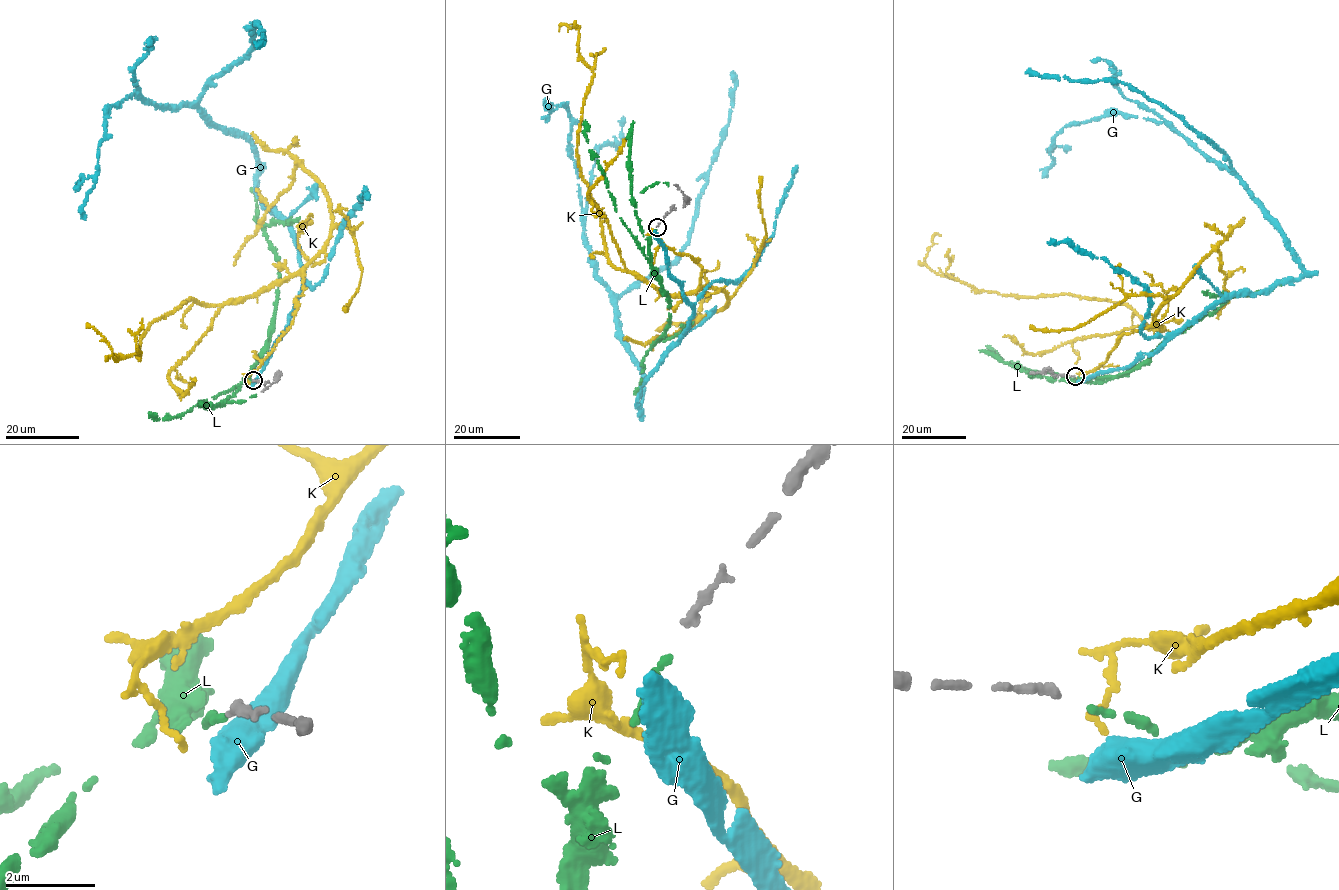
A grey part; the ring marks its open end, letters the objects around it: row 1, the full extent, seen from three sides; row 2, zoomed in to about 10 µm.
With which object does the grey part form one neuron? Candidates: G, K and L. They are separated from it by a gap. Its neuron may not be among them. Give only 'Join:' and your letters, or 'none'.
Join: L

